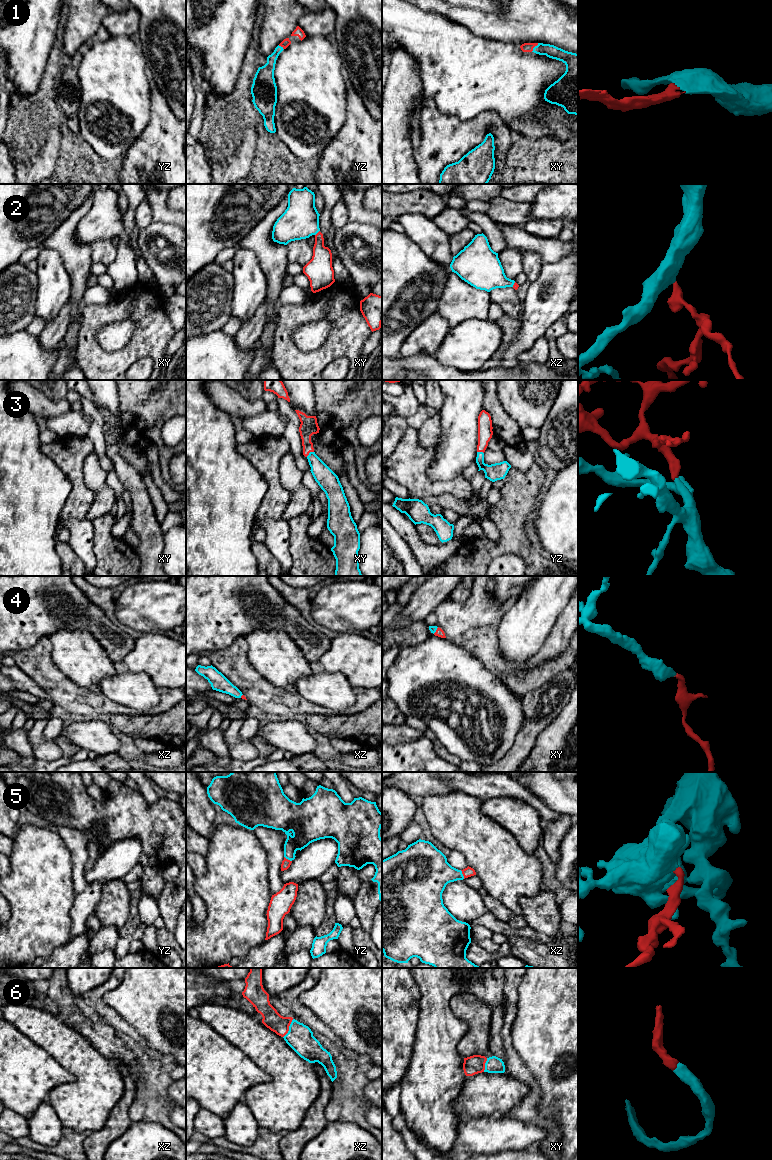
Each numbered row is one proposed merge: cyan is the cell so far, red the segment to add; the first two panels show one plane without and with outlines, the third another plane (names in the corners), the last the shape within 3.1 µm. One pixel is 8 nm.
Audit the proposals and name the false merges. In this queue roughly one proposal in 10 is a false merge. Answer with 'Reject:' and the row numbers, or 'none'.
Reject: none

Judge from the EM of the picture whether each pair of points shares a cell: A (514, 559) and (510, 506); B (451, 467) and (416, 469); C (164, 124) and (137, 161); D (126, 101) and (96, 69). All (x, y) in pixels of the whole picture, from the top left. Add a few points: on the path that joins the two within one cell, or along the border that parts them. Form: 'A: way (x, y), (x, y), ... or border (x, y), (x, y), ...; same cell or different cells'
A: border (491, 561), (498, 556), (516, 552), (526, 565); different cells
B: border (434, 447), (427, 474), (447, 481); different cells
C: way (162, 133), (146, 152); same cell
D: way (118, 93), (104, 77); same cell

